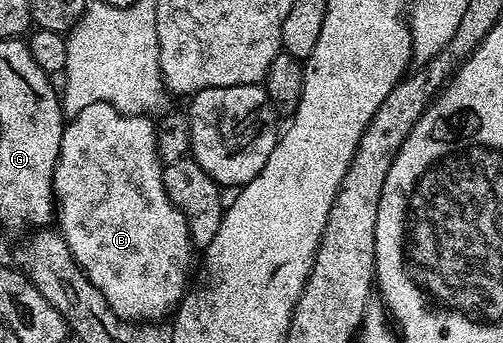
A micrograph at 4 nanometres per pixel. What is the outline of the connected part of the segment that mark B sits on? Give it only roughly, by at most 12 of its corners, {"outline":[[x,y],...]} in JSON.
{"outline":[[65,122],[56,225],[119,319],[158,323],[196,246],[156,132]]}

